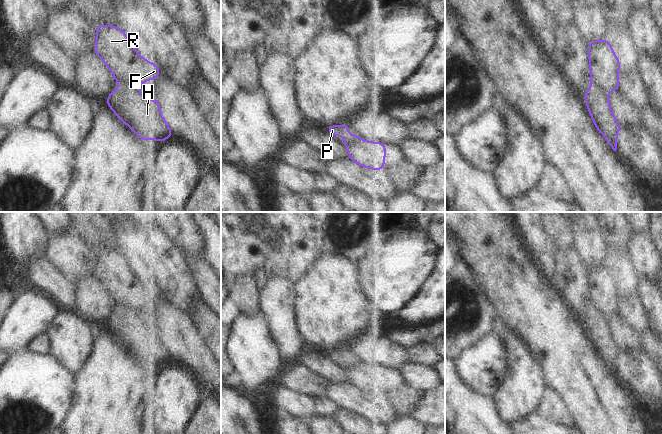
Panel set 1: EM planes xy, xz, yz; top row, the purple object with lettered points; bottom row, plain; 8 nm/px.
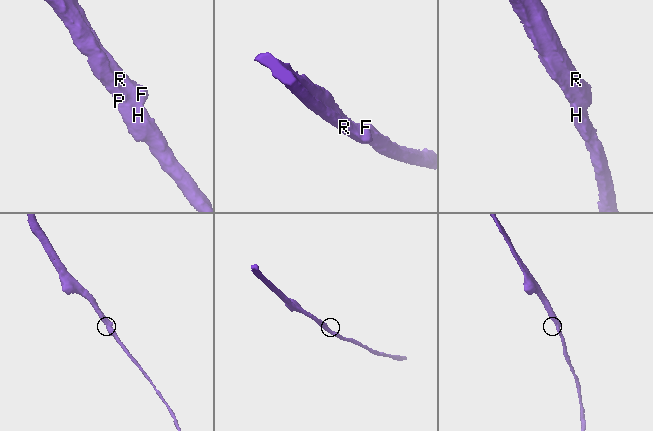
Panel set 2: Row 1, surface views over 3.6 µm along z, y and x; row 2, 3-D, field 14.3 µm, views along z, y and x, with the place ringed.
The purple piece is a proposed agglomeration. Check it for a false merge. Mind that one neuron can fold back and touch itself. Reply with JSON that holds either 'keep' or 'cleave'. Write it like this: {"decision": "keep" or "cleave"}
{"decision": "cleave"}

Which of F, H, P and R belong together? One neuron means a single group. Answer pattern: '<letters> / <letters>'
F R / H P

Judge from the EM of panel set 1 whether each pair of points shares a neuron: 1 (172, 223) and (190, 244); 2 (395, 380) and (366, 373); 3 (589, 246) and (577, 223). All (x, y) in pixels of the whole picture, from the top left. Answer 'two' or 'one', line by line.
1: one
2: one
3: one

